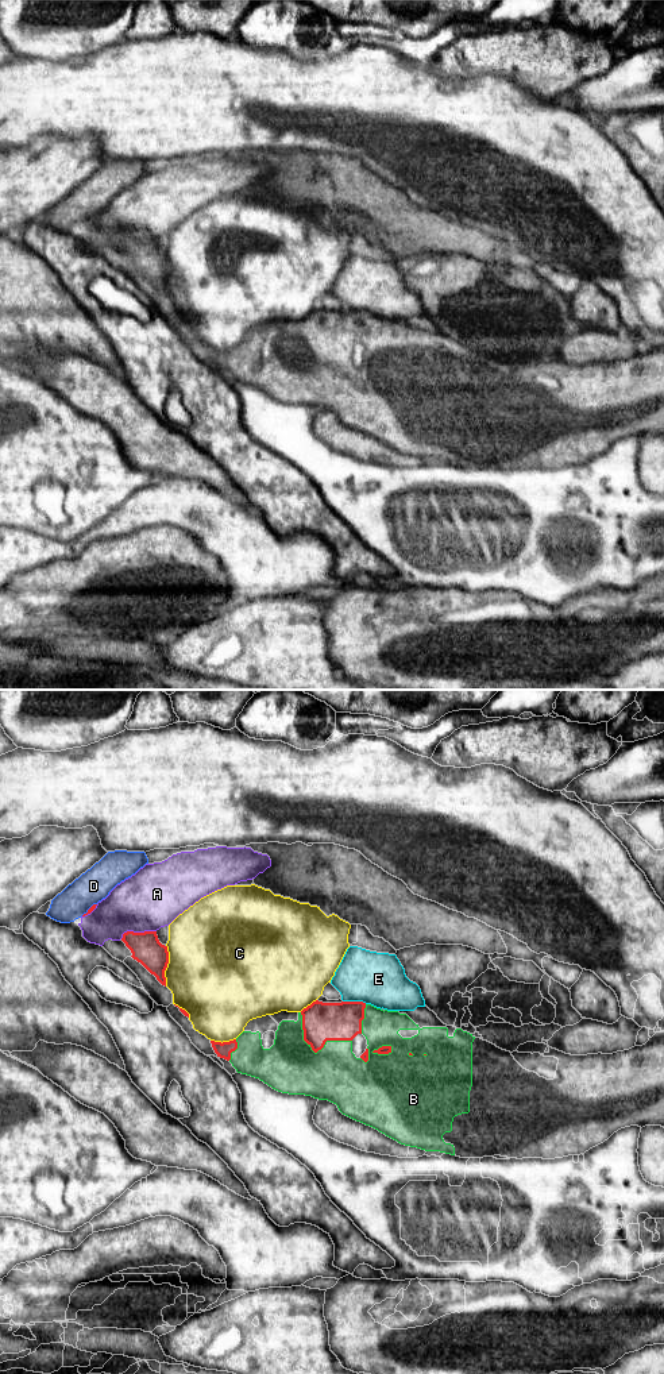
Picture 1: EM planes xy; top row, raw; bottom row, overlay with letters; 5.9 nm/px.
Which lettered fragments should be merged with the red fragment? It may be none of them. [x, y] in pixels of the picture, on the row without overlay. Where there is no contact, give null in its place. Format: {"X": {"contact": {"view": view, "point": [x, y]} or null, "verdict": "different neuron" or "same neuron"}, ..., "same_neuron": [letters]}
{"A": {"contact": {"view": "xy", "point": [136, 242]}, "verdict": "different neuron"}, "B": {"contact": {"view": "xy", "point": [315, 361]}, "verdict": "same neuron"}, "C": {"contact": {"view": "xy", "point": [166, 274]}, "verdict": "different neuron"}, "D": {"contact": {"view": "xy", "point": [88, 219]}, "verdict": "different neuron"}, "E": {"contact": {"view": "xy", "point": [355, 311]}, "verdict": "different neuron"}, "same_neuron": ["B"]}

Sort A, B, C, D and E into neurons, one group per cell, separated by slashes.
A / B / C / D / E

